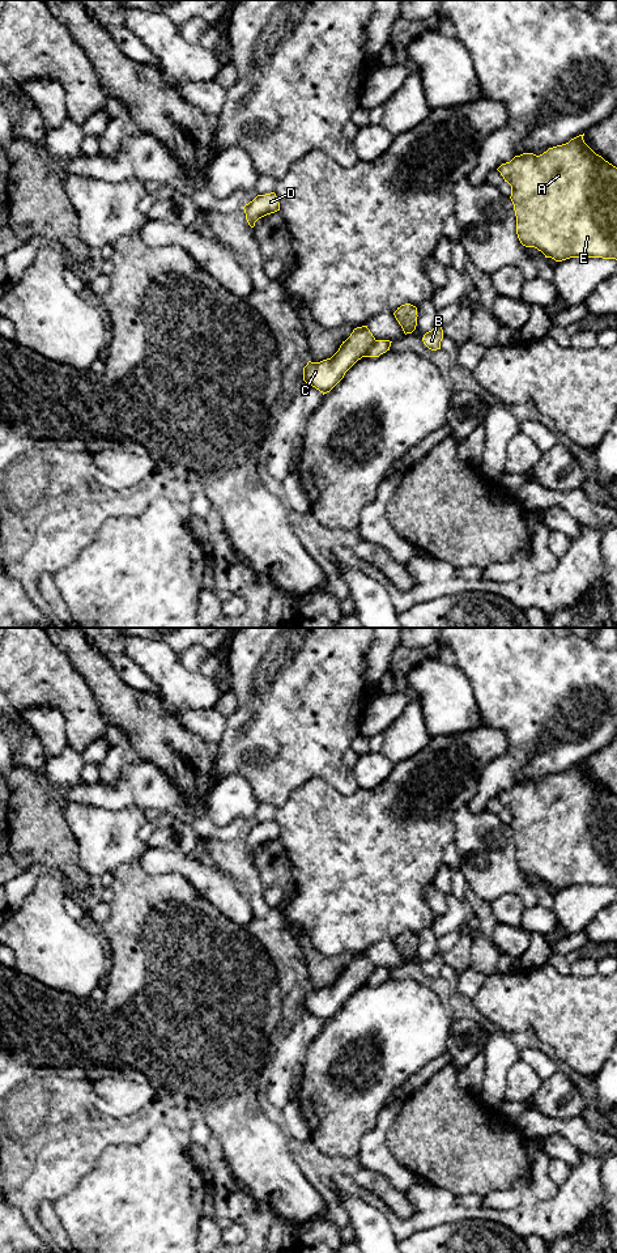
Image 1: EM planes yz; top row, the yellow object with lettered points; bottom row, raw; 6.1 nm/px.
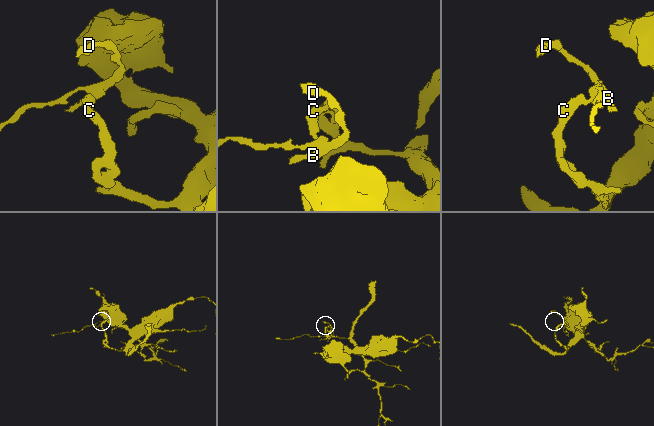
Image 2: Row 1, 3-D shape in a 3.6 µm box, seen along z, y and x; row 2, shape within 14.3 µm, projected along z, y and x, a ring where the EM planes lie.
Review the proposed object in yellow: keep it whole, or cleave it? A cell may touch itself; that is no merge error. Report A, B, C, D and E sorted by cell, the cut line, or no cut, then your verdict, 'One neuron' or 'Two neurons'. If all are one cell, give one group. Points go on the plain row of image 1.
Groups: A C E / B D. Split along yz (377, 968), (364, 984). Two neurons

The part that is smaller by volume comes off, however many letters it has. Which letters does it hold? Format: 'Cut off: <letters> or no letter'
Cut off: B, D

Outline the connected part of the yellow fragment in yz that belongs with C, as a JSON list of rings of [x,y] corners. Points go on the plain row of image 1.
[[[367,953],[354,956],[331,986],[307,990],[303,995],[303,1008],[323,1023],[329,1020],[344,1006],[345,1001],[365,985],[375,969]]]

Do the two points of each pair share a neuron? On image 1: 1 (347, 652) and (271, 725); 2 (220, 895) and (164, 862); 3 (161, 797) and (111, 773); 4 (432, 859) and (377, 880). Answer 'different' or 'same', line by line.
1: same
2: same
3: different
4: same

